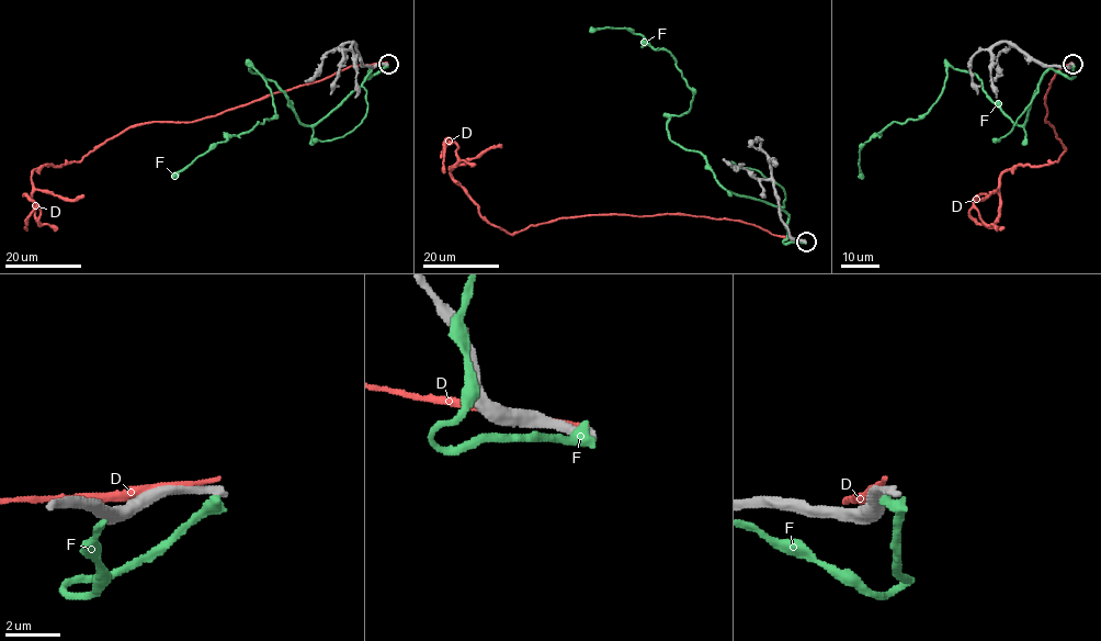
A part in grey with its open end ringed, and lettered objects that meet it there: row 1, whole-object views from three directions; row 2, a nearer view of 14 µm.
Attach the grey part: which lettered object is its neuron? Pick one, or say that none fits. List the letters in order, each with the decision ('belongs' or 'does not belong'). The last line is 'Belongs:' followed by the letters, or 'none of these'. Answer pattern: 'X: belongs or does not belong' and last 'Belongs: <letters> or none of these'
D: does not belong
F: does not belong
Belongs: none of these

